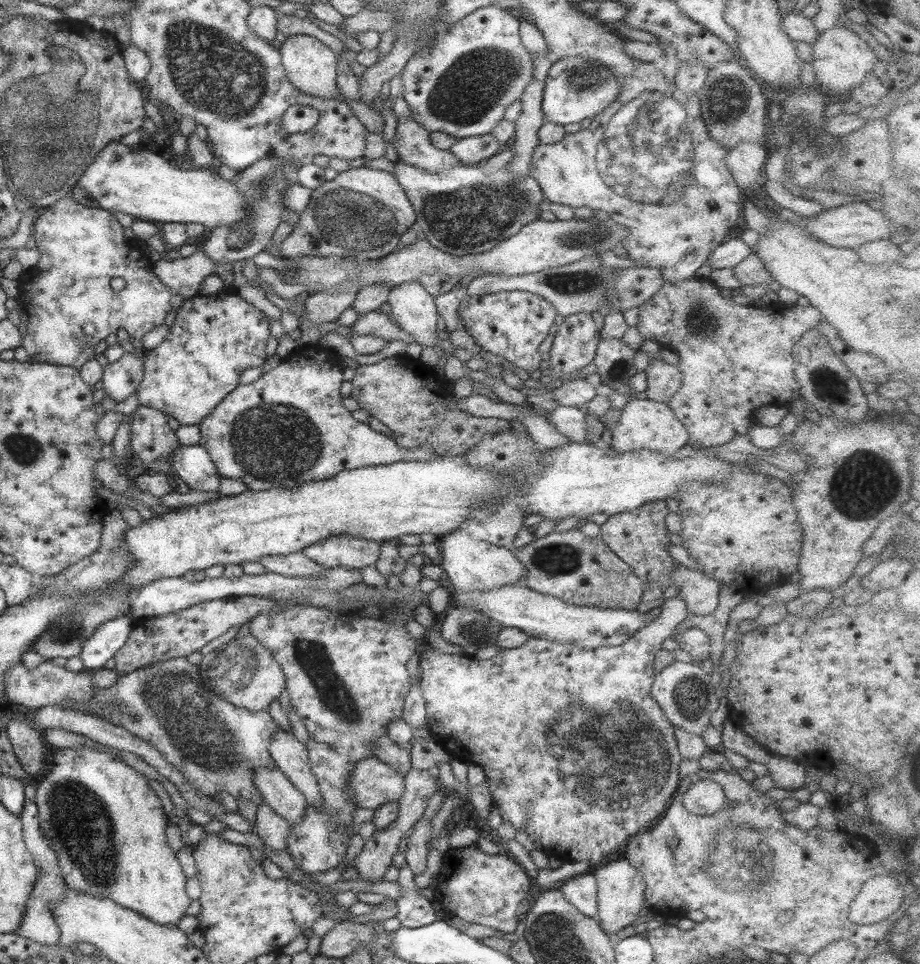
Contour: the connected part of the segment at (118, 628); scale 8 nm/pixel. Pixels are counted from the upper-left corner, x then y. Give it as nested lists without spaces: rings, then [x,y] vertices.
[[[128,615],[114,618],[114,620],[106,620],[100,624],[80,651],[79,657],[84,662],[84,666],[94,668],[94,670],[103,669],[104,664],[114,657],[128,640],[130,631],[137,621],[136,617]]]

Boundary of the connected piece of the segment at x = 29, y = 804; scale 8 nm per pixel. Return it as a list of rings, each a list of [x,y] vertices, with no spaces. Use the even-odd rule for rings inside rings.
[[[25,799],[25,806],[22,808],[22,812],[20,812],[19,816],[24,822],[25,844],[28,846],[29,852],[32,853],[34,858],[36,859],[37,867],[40,869],[40,875],[38,876],[38,880],[32,894],[29,896],[24,922],[21,923],[21,926],[17,931],[12,933],[18,933],[19,936],[28,938],[29,940],[38,941],[39,944],[42,944],[43,946],[59,944],[61,940],[60,927],[58,927],[58,925],[56,924],[56,919],[54,919],[54,915],[52,915],[52,911],[50,911],[50,904],[54,904],[56,900],[62,900],[64,894],[66,894],[67,884],[65,883],[62,873],[60,873],[58,857],[56,857],[56,853],[54,852],[54,850],[50,848],[50,845],[48,844],[49,840],[44,836],[44,833],[40,828],[39,812],[36,803],[32,802],[31,800]]]

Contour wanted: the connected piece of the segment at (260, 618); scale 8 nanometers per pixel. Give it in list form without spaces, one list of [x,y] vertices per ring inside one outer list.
[[[293,606],[254,616],[249,632],[280,663],[291,706],[300,716],[310,738],[327,743],[336,754],[346,755],[350,762],[357,763],[372,757],[375,743],[387,736],[386,726],[402,718],[404,698],[412,684],[406,665],[419,647],[404,625],[392,625],[382,619],[368,617],[346,622],[340,617],[326,607]]]

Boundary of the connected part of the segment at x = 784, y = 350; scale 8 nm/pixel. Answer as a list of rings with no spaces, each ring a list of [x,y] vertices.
[[[705,278],[665,282],[650,300],[639,306],[639,310],[636,327],[640,334],[645,339],[656,340],[662,347],[675,351],[680,357],[680,364],[677,367],[682,372],[682,387],[678,388],[678,393],[668,401],[667,405],[690,433],[687,444],[695,449],[710,450],[712,446],[722,446],[734,440],[736,436],[747,435],[756,424],[754,418],[756,409],[764,405],[788,405],[792,398],[801,398],[800,385],[795,377],[795,360],[788,352],[788,334],[790,334],[790,350],[792,350],[792,346],[800,340],[804,332],[818,329],[818,332],[826,337],[834,353],[859,381],[880,385],[888,382],[888,377],[892,373],[876,356],[854,350],[848,344],[848,336],[832,326],[818,308],[812,305],[803,307],[780,303],[768,308],[740,305],[730,297],[721,296],[720,288]]]

